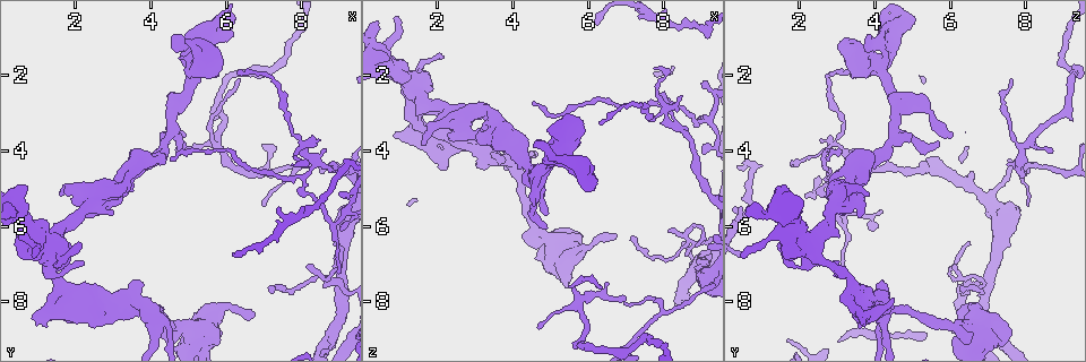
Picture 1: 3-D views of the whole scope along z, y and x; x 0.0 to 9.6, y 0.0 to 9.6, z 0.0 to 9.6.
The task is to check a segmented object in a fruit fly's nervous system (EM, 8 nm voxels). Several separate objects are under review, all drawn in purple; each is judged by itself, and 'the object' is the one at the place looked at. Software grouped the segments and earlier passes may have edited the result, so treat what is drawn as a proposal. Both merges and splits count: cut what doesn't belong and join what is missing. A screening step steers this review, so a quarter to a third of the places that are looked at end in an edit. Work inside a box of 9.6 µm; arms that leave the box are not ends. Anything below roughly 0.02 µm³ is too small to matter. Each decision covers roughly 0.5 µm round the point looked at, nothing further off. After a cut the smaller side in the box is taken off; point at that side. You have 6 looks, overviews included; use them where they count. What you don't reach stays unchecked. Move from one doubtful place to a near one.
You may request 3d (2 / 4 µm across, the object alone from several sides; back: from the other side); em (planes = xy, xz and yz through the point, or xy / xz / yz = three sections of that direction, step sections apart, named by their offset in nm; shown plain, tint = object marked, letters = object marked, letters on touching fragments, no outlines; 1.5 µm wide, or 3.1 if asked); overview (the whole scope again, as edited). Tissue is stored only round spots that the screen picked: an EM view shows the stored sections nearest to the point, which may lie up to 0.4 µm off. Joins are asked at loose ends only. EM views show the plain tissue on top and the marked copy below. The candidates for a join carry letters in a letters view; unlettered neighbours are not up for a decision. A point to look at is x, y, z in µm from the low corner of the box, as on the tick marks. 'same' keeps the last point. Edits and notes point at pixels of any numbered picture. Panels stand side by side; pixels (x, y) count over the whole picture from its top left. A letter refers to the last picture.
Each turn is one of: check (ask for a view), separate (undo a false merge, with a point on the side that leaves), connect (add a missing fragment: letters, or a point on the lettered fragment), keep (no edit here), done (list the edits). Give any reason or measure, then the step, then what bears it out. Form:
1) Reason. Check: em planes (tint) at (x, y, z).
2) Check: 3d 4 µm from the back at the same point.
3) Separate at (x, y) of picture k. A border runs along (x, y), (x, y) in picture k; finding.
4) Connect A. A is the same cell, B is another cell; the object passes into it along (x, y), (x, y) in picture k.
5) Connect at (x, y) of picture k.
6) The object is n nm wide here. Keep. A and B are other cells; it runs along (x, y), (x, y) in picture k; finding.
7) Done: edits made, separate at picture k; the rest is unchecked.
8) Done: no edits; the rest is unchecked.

Branch stops here. Check: 3d 4 µm at (3.50, 7.45, 4.20).

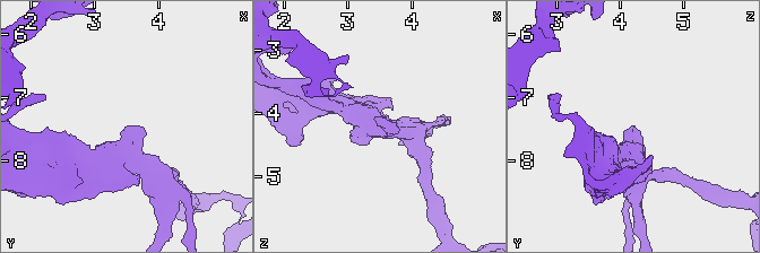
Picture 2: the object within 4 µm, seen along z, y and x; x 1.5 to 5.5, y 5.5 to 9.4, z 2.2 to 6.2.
Shape alone is not enough. Check: em yz step 4 (letters) at (3.50, 7.45, 4.20).

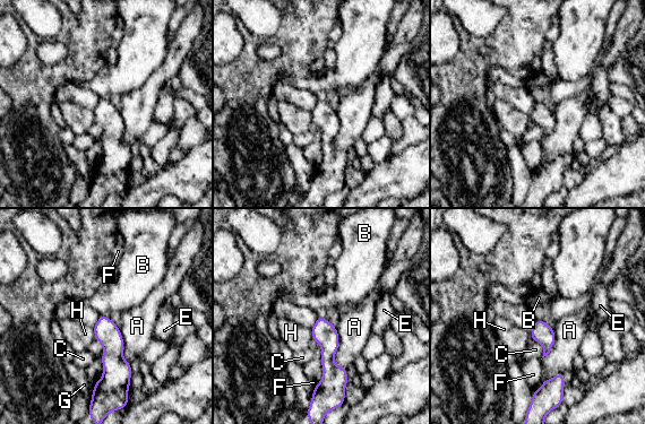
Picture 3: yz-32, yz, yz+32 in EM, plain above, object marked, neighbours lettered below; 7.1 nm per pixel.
Check: em planes (letters) at the same point.

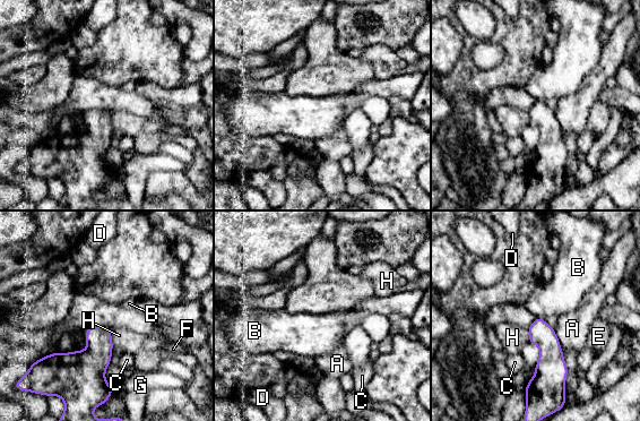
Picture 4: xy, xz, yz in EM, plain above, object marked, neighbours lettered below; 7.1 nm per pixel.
Keep. A, B, C, D, E, F, G and H are other cells; a border runs along (535, 316), (544, 319) in picture 4; no lettered fragment goes on from it.

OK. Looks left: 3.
Three arms meet. Check: 3d 4 µm at (8.10, 5.15, 2.70).

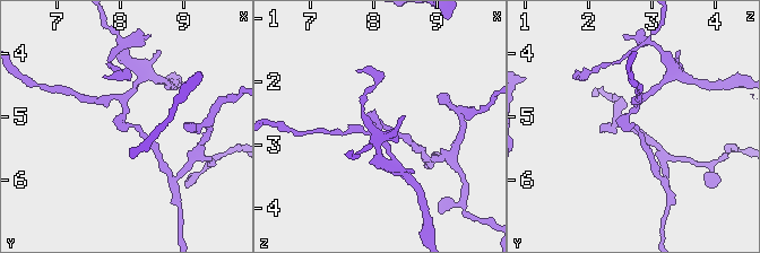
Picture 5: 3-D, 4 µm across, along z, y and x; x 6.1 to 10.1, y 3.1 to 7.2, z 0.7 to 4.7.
3 arms meet here. Check: em yz step 8 (tint) at (8.15, 5.10, 2.65).

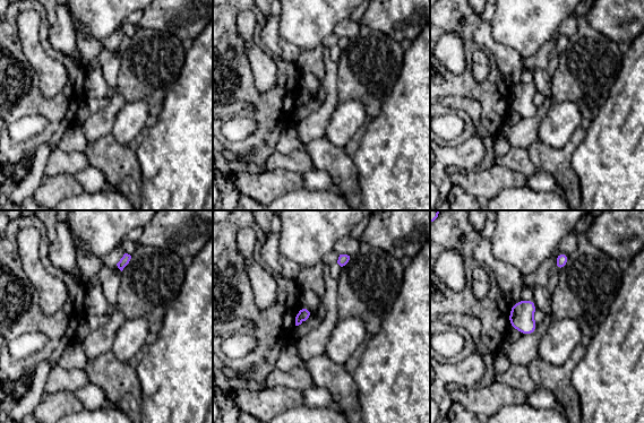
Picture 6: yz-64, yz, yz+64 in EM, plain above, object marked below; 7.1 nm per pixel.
See the neighbours. Check: em yz step 8 (letters) at the same point.

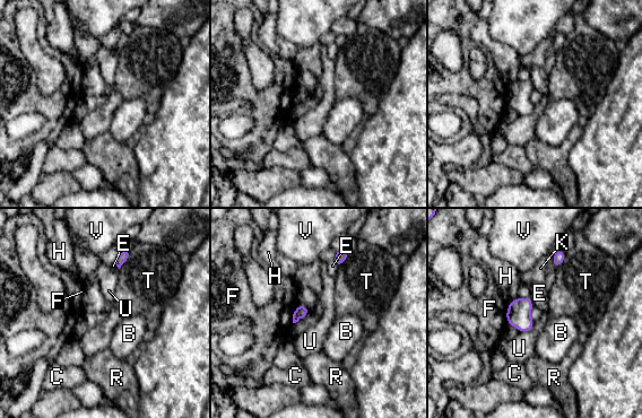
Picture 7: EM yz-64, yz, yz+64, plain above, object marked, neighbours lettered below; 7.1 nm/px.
Keep. B, C, E, F, H, K, R, T, U and V are other cells; a border runs along (518, 297), (508, 304) in picture 7; one neuron here.

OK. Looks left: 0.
Done: no edits; the rest is unchecked.

